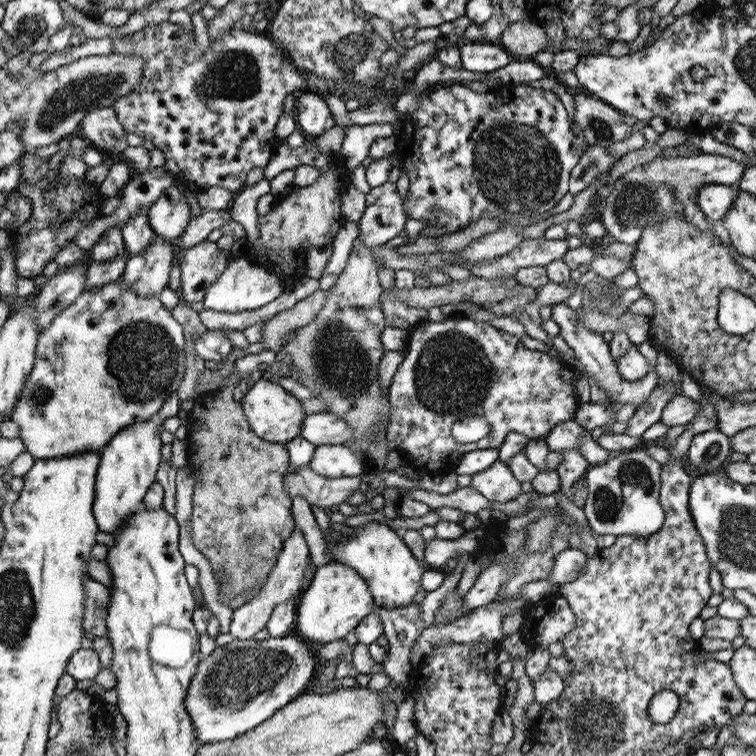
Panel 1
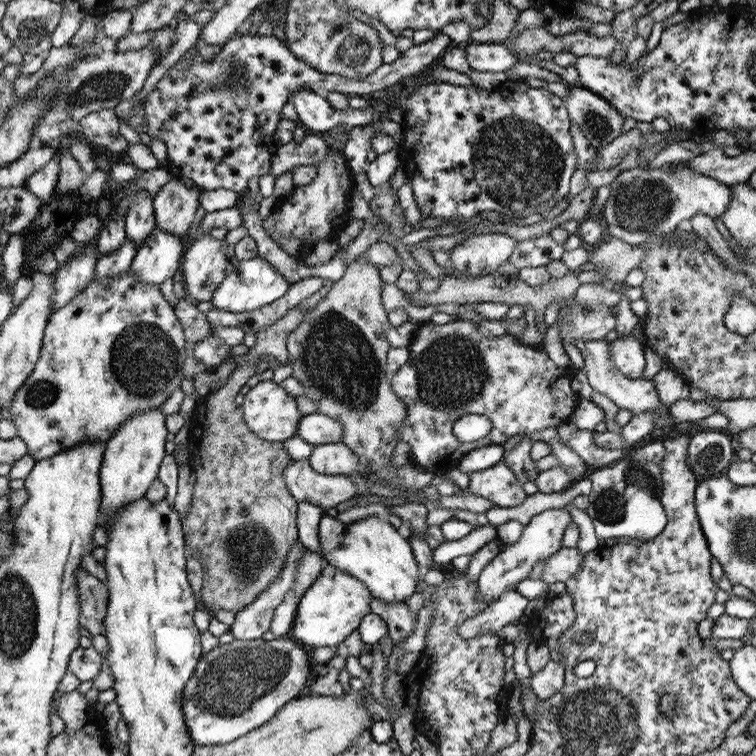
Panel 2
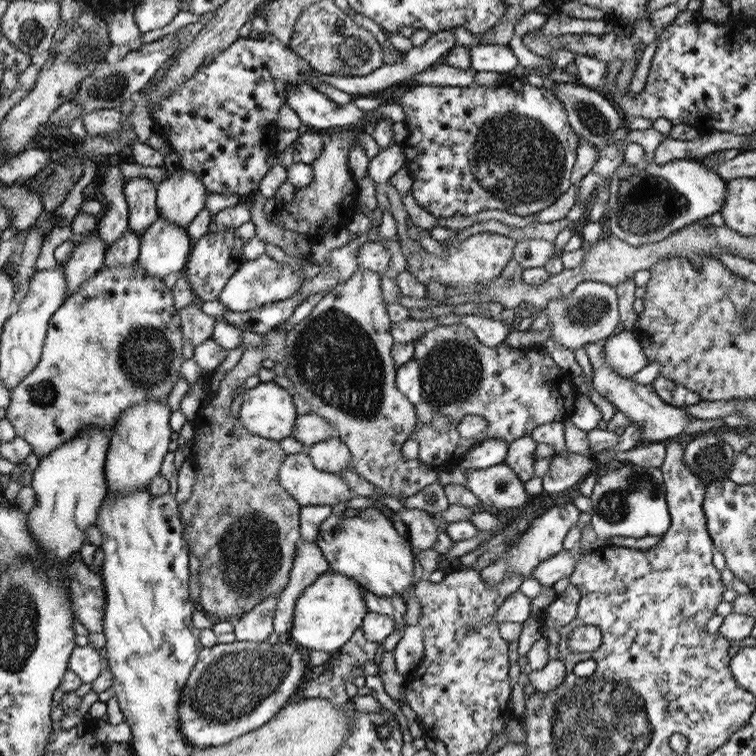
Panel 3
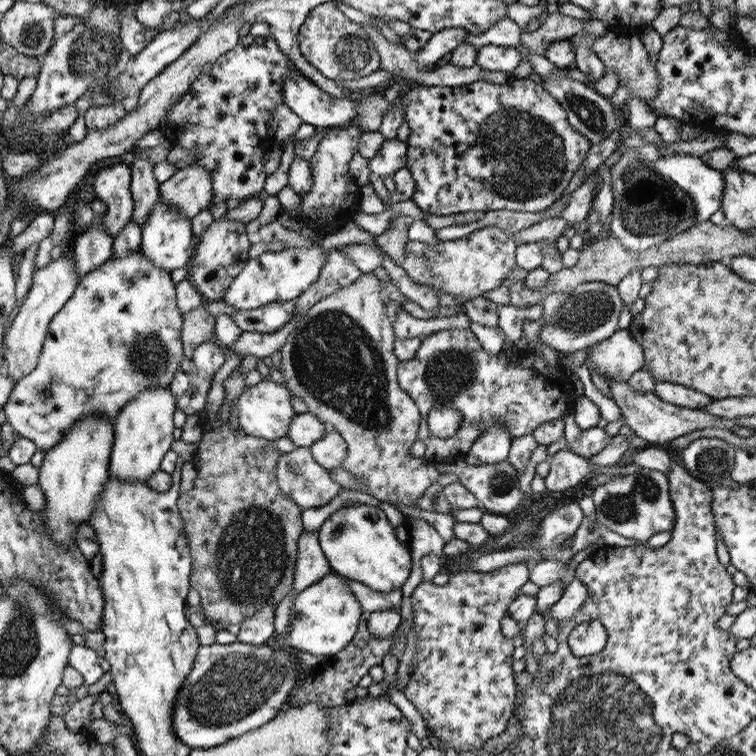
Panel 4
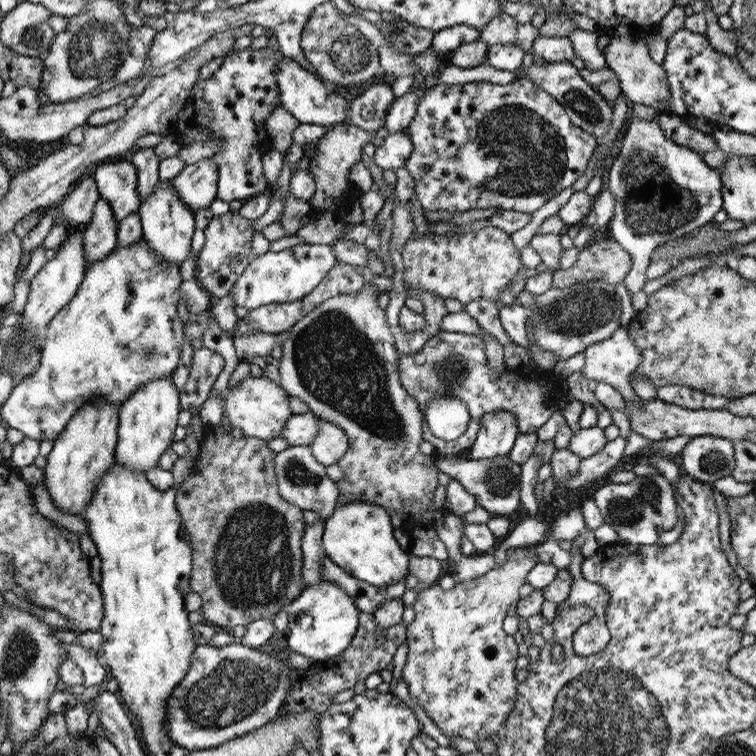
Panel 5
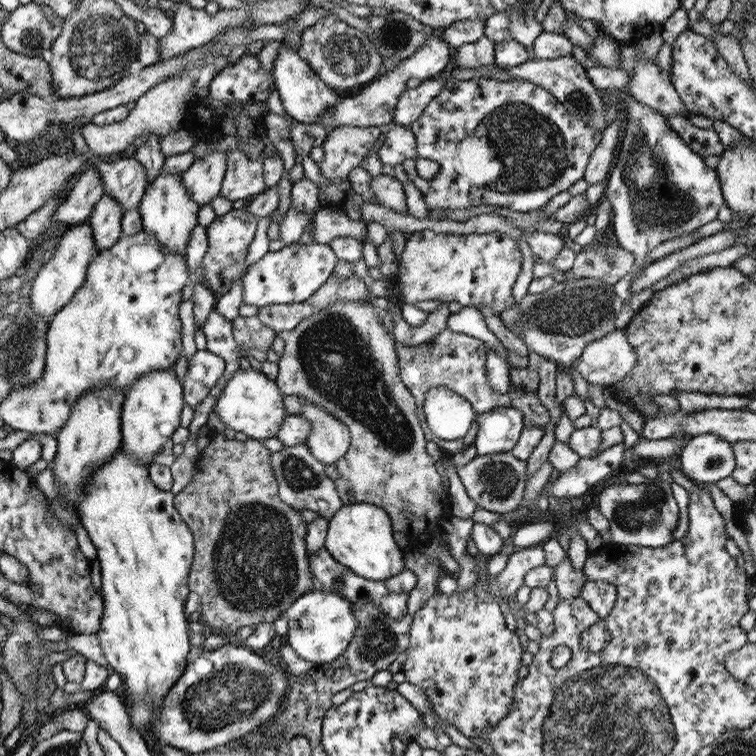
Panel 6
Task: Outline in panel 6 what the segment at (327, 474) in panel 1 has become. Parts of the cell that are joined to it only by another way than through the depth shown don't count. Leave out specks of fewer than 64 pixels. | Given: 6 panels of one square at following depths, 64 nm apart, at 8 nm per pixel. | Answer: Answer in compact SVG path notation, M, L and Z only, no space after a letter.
M303 398L299 402L303 404L299 416L307 418L311 424L311 434L305 440L309 454L323 464L333 464L339 458L343 458L347 454L351 440L347 426L337 418L333 418L323 408L313 406L313 402L307 402Z

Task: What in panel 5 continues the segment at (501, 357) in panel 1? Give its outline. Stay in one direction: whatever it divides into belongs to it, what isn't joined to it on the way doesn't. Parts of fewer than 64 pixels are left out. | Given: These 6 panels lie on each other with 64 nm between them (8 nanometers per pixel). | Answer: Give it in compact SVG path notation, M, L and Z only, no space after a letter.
M437 332L435 336L431 336L423 348L417 354L399 354L399 382L401 386L409 392L409 396L415 398L417 406L421 412L425 412L427 404L431 400L435 400L437 396L449 396L449 398L459 398L469 412L469 424L467 430L453 442L453 440L439 440L435 438L425 420L421 426L421 438L425 442L429 442L433 446L433 460L435 458L449 458L449 456L459 456L461 452L469 452L471 444L477 438L479 426L481 426L481 418L485 414L491 412L499 412L499 410L507 410L509 414L515 416L515 426L517 432L537 432L537 428L541 428L553 414L555 410L561 412L559 400L563 396L557 394L557 386L561 386L563 378L561 376L553 376L545 380L551 382L553 392L547 396L545 392L545 382L543 382L543 372L541 368L537 368L533 362L529 364L529 368L515 368L509 370L505 368L503 374L497 374L489 362L487 362L487 354L485 354L485 344L479 336L475 334L461 334L461 332Z

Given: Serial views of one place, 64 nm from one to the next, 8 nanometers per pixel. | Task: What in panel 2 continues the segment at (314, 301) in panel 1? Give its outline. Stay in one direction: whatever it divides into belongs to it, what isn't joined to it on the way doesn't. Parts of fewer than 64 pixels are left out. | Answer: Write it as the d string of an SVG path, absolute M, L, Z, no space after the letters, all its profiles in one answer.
M297 308L287 310L277 322L271 326L263 328L257 332L257 342L251 348L249 354L245 356L245 364L237 364L237 368L231 372L227 382L217 390L209 392L207 396L197 398L197 406L193 410L191 420L187 422L189 426L189 440L187 440L187 466L195 474L195 486L193 486L193 498L187 516L183 518L183 534L185 540L191 544L195 552L201 554L203 564L203 588L201 588L201 600L209 612L213 610L233 610L239 612L247 604L251 604L257 594L267 590L267 586L279 576L281 568L285 566L287 552L291 546L297 542L297 500L289 494L285 480L283 480L283 470L291 464L291 458L283 450L281 442L267 442L253 432L249 432L245 420L243 420L243 410L233 404L235 394L245 390L245 382L249 376L257 374L253 360L261 354L273 356L275 364L289 364L289 352L287 352L287 336L307 318L309 312L301 314Z

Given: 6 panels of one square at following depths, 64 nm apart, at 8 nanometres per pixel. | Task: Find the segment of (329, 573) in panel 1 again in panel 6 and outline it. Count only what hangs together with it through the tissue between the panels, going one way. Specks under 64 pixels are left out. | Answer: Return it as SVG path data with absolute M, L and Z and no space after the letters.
M313 588L311 592L305 592L299 596L285 612L289 630L285 634L287 646L305 662L311 662L315 666L331 664L335 662L349 646L355 630L357 630L357 618L353 614L353 604L327 588Z

